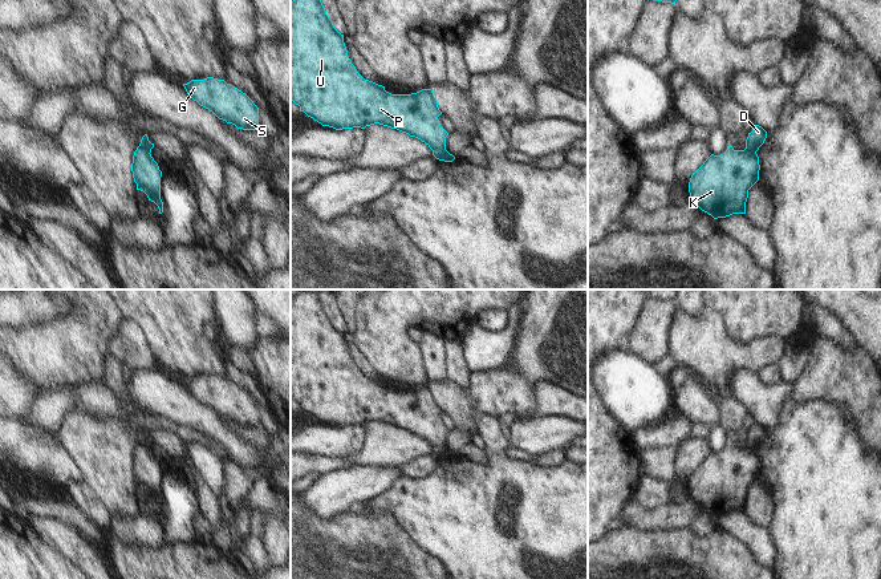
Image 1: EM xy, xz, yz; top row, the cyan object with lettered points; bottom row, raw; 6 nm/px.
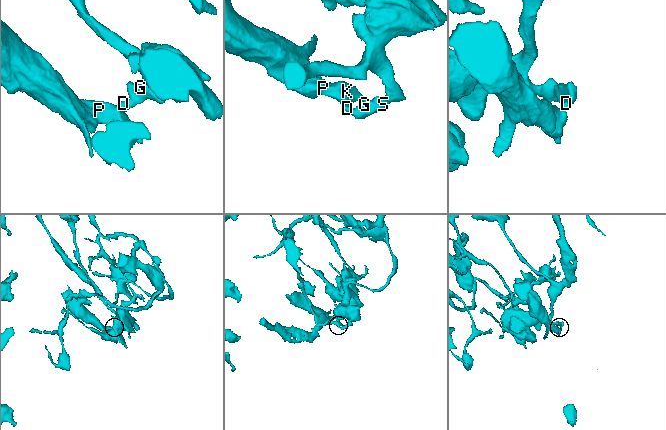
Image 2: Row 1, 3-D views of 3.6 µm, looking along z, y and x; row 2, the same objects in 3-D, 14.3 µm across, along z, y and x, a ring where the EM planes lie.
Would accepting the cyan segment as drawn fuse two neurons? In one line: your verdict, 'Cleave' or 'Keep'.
Cleave

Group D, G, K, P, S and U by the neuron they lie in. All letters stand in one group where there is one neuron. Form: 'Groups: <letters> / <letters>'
Groups: D G S / K P U

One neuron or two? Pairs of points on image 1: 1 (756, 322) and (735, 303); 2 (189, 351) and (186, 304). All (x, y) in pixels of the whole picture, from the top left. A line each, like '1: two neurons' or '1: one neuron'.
1: one neuron
2: one neuron

